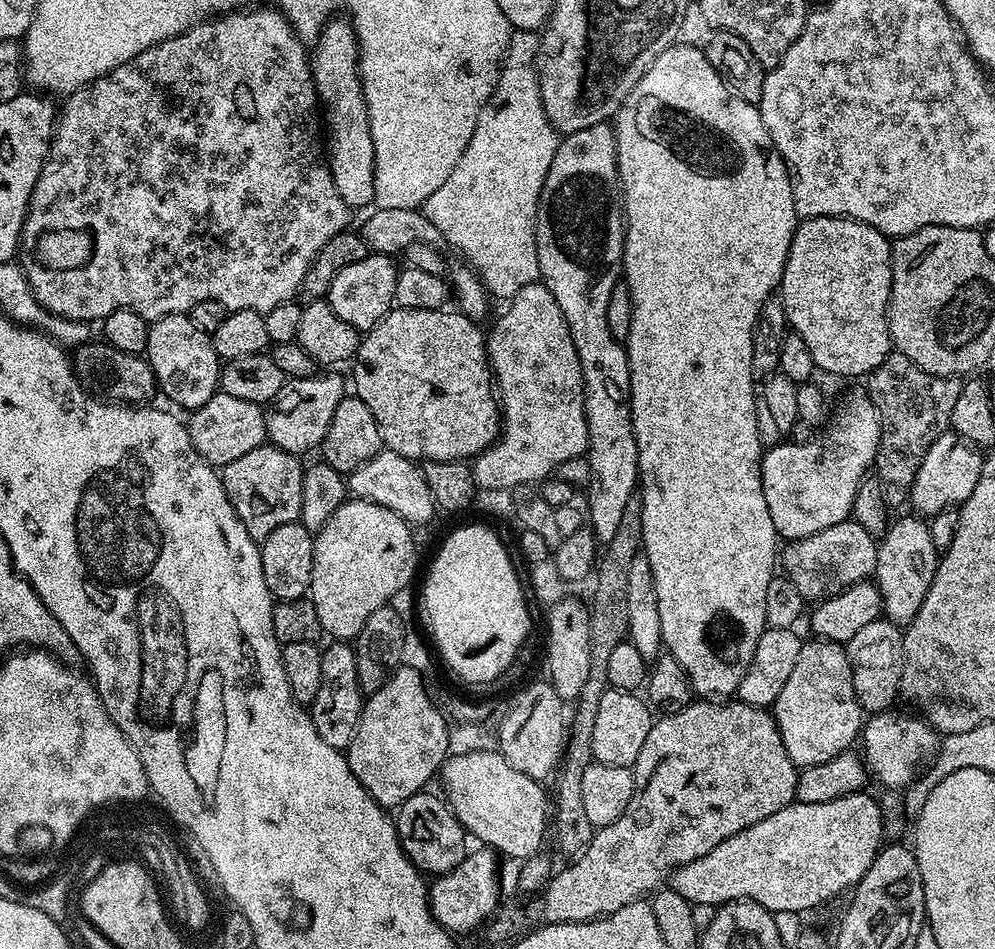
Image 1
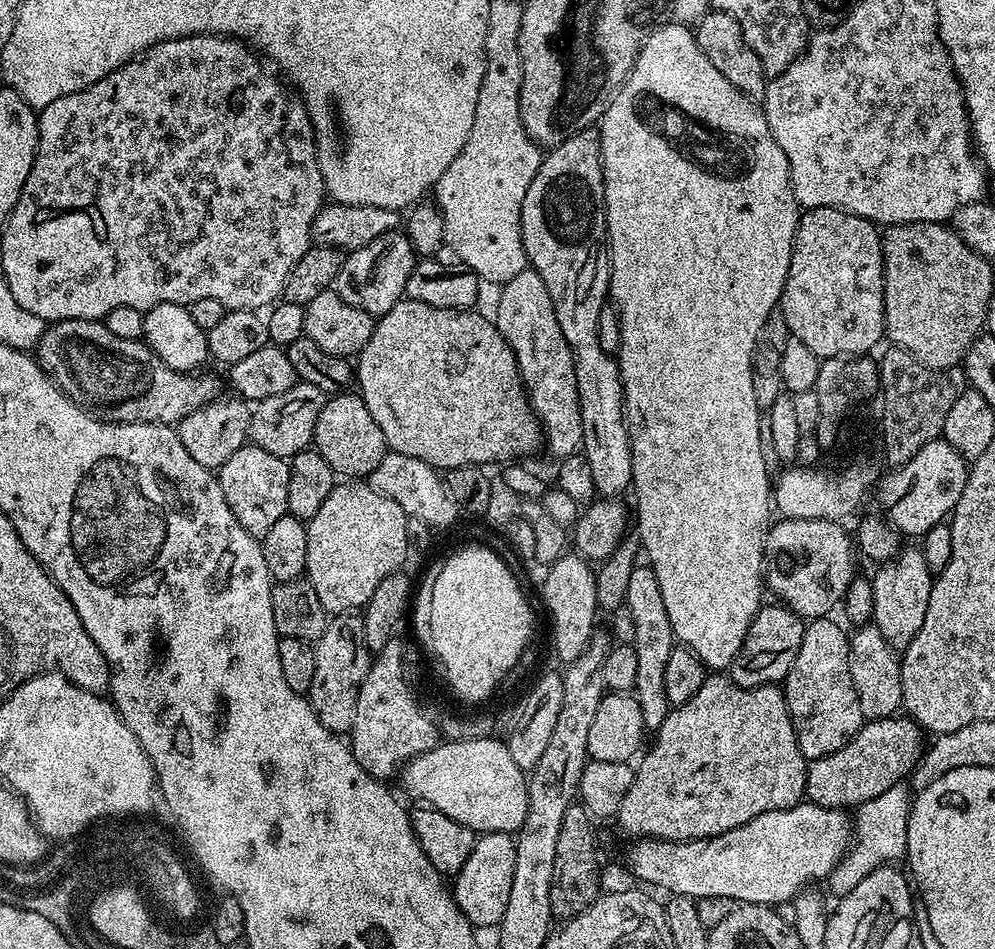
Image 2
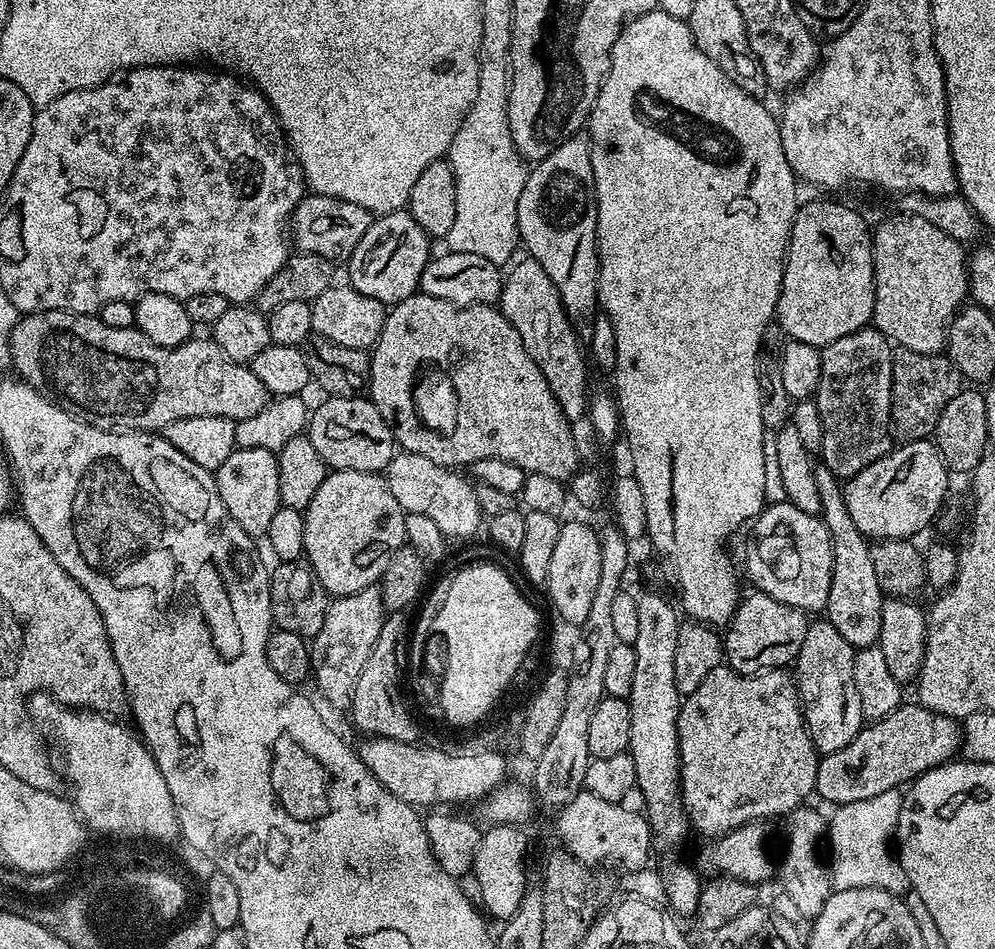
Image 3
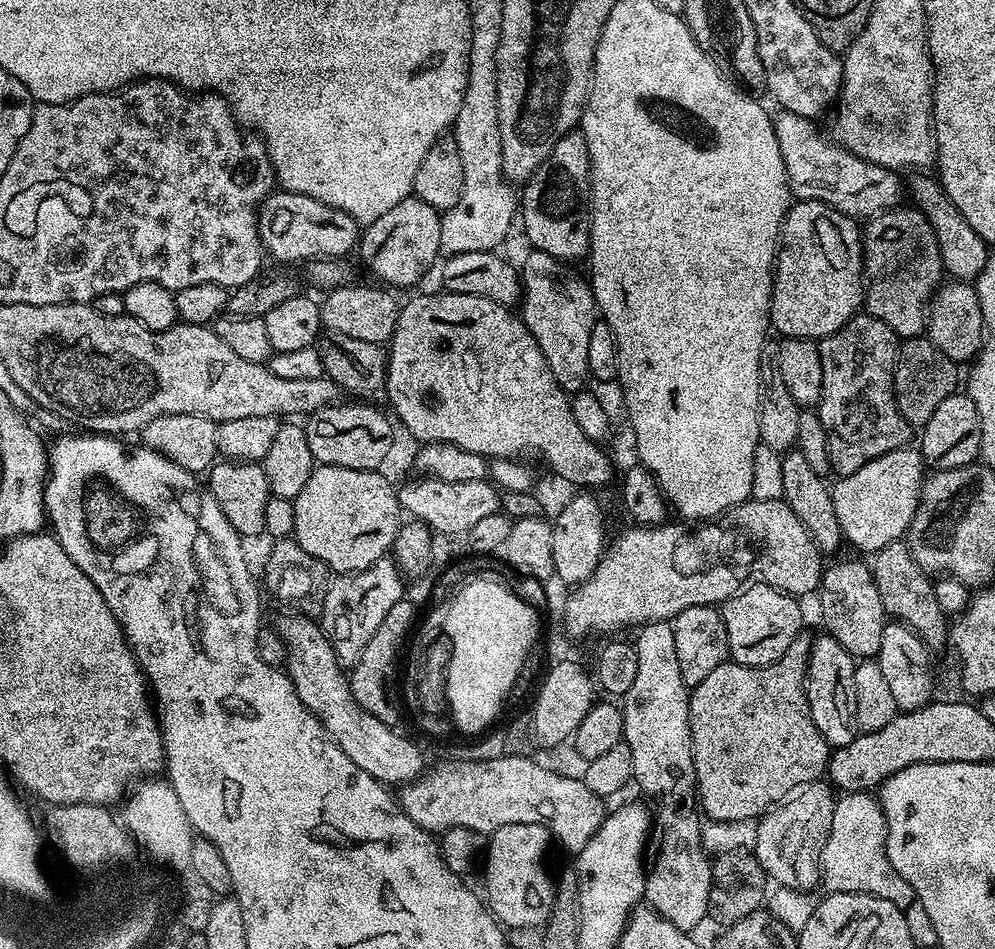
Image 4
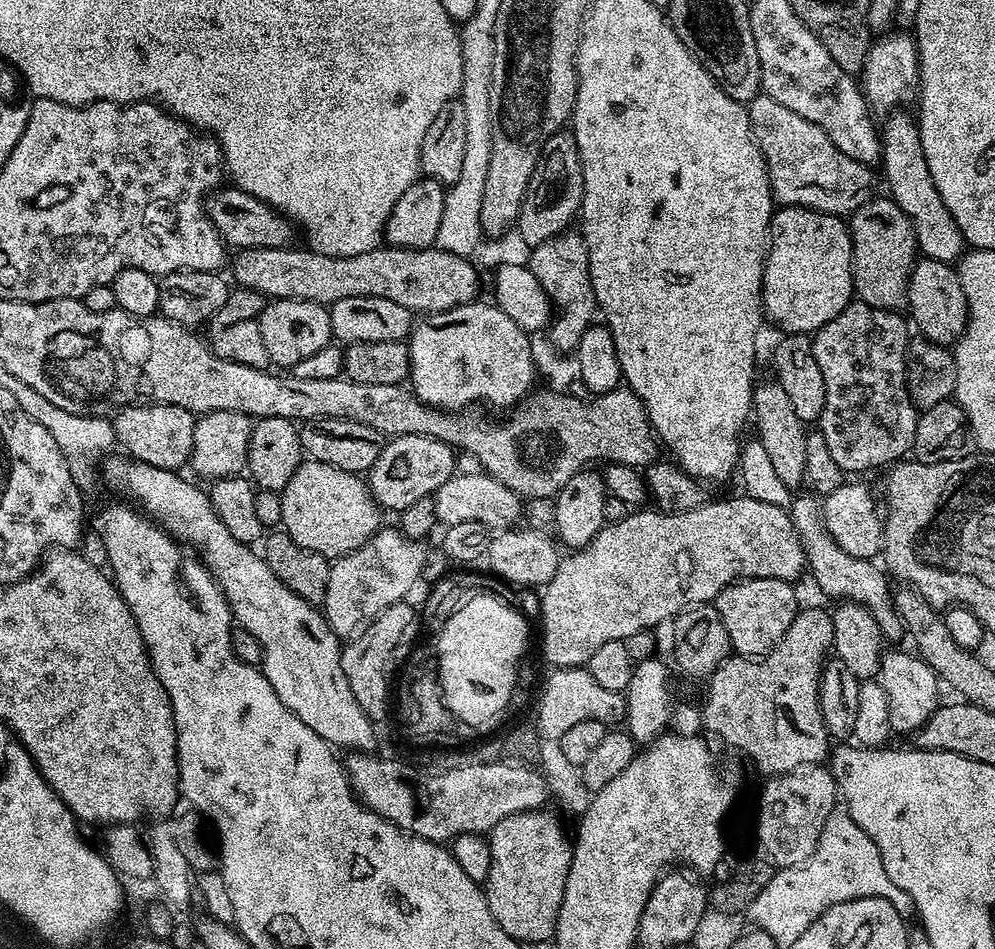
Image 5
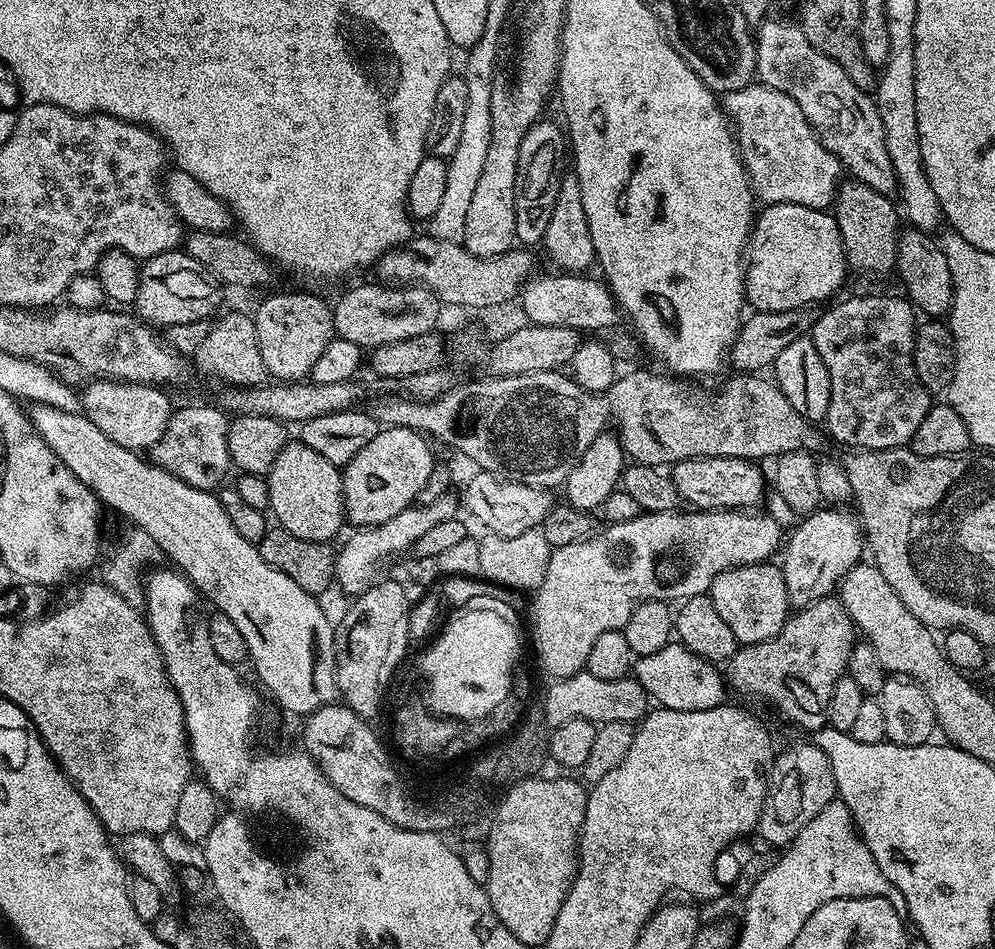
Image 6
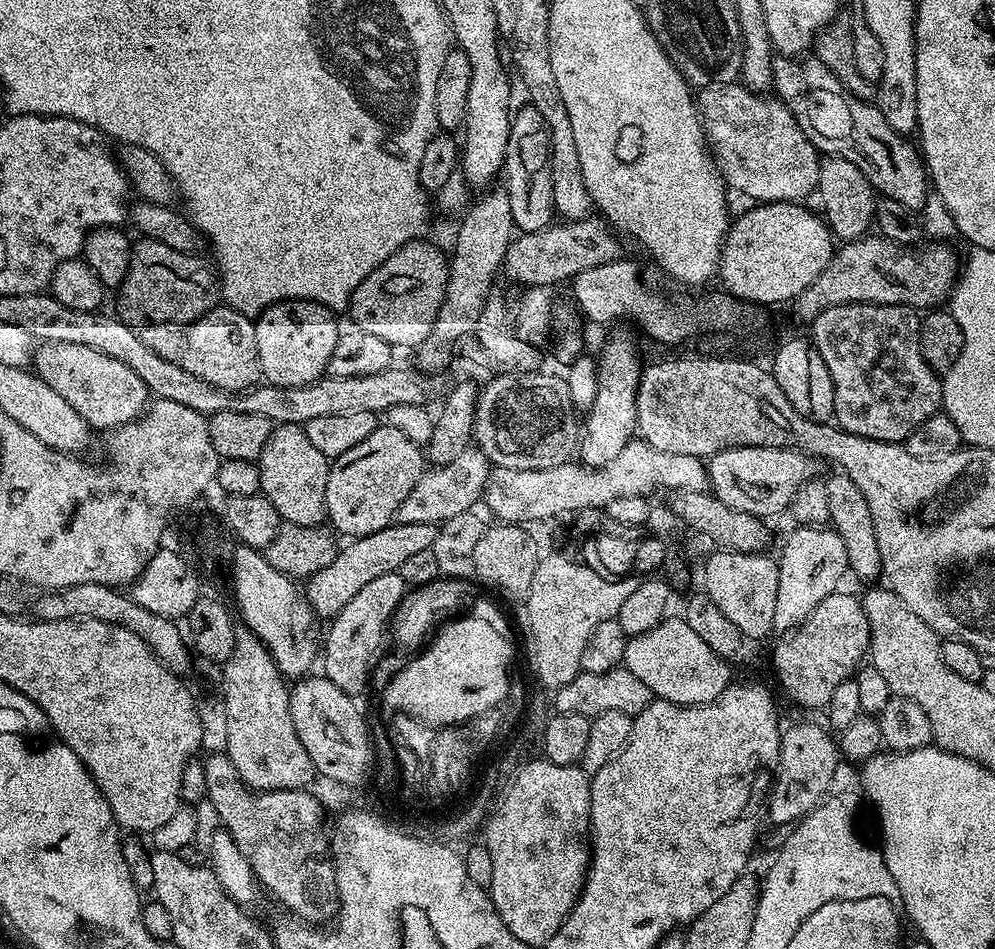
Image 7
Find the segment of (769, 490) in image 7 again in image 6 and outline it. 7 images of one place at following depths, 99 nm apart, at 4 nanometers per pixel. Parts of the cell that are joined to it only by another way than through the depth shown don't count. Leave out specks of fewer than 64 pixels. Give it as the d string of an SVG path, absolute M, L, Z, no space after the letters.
M695 456L689 460L680 460L671 465L670 479L676 487L676 493L680 495L685 505L696 510L752 510L764 496L764 480L766 484L766 472L763 472L759 463L742 458L730 458L729 456Z

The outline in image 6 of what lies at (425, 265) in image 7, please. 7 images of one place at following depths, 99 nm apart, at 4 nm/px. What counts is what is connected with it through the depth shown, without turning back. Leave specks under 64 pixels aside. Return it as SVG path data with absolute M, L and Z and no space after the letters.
M380 282L375 283L360 284L357 288L350 289L337 304L334 304L332 326L339 339L354 342L365 350L371 350L390 342L402 342L406 338L421 336L435 329L440 301L436 299L430 289L419 286L385 286Z

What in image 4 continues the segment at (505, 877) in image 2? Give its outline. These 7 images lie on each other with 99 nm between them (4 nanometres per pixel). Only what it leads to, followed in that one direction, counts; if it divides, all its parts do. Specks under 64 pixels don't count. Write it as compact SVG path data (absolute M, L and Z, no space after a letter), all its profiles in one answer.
M514 822L510 826L502 826L487 837L486 855L482 860L485 892L483 895L486 897L489 912L505 929L539 929L550 918L550 910L556 901L556 885L554 876L548 873L548 864L544 861L548 856L548 844L550 845L550 833L542 826L530 822Z

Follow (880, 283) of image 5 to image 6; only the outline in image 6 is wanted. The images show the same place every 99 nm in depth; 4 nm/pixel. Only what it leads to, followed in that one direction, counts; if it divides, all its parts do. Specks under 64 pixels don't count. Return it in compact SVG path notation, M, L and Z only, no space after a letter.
M848 178L836 190L834 215L849 269L857 268L868 276L884 276L895 269L898 208L889 197L878 194L878 190L861 184L855 178Z

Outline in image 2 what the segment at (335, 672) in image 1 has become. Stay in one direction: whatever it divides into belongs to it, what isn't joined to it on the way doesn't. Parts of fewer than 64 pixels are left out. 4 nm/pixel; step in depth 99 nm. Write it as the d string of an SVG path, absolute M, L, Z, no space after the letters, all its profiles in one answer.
M336 614L331 617L323 634L313 647L314 678L306 696L316 712L318 722L337 734L351 733L356 703L362 682L372 665L372 656L364 641L364 622L356 614Z

